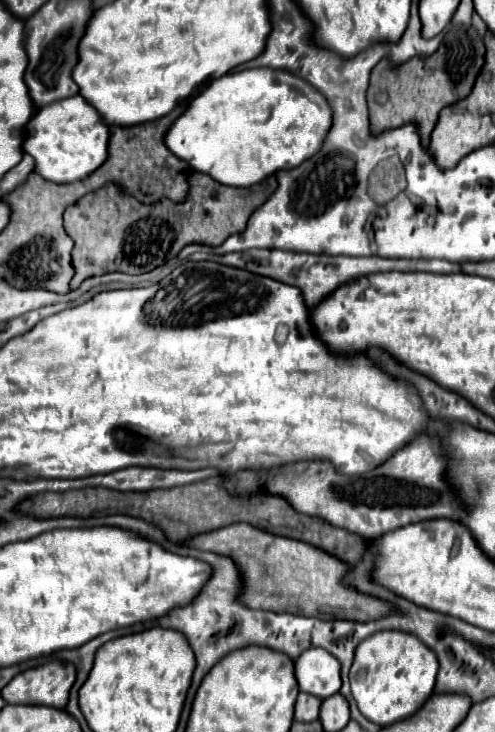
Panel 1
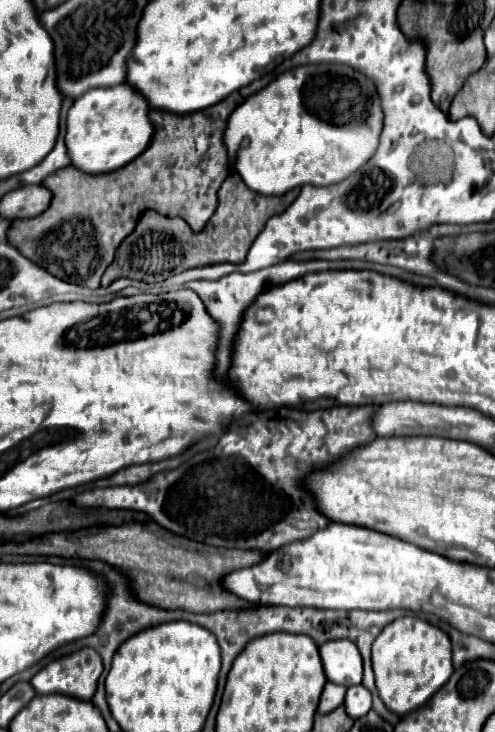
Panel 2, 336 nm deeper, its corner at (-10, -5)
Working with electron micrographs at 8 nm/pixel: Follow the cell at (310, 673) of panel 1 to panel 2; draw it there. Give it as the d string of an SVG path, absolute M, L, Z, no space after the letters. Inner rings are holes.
M330 640L320 646L320 656L330 682L344 686L362 682L362 656L352 640Z

